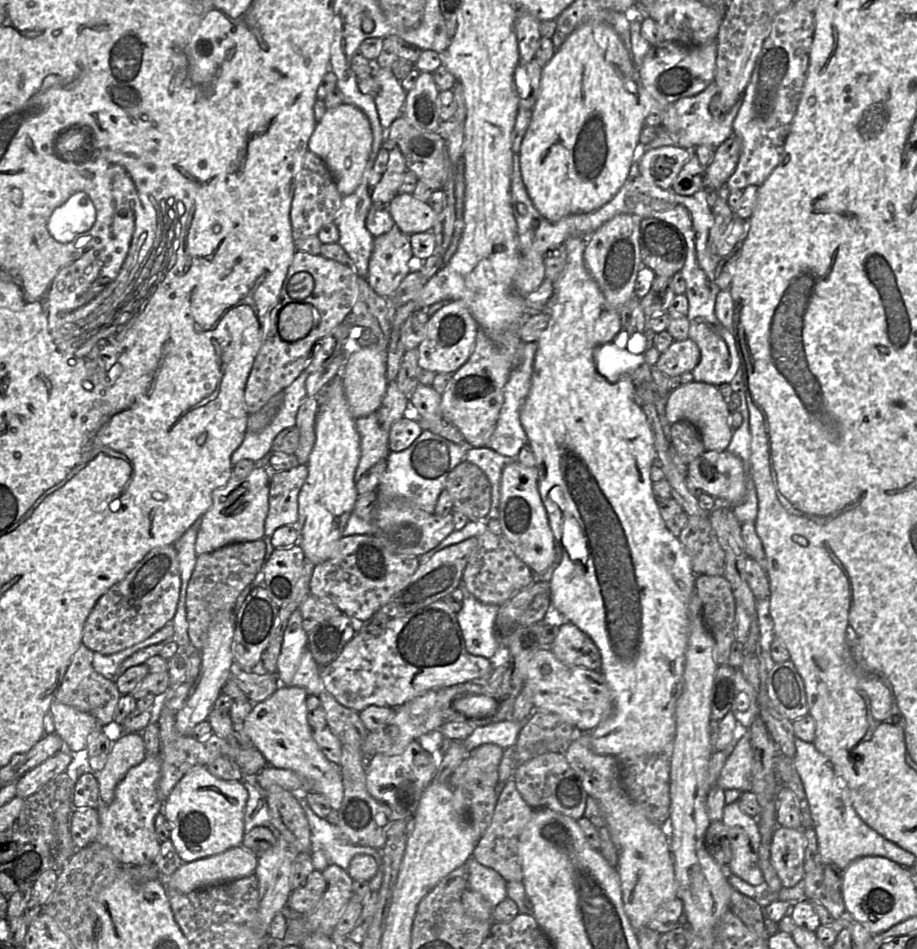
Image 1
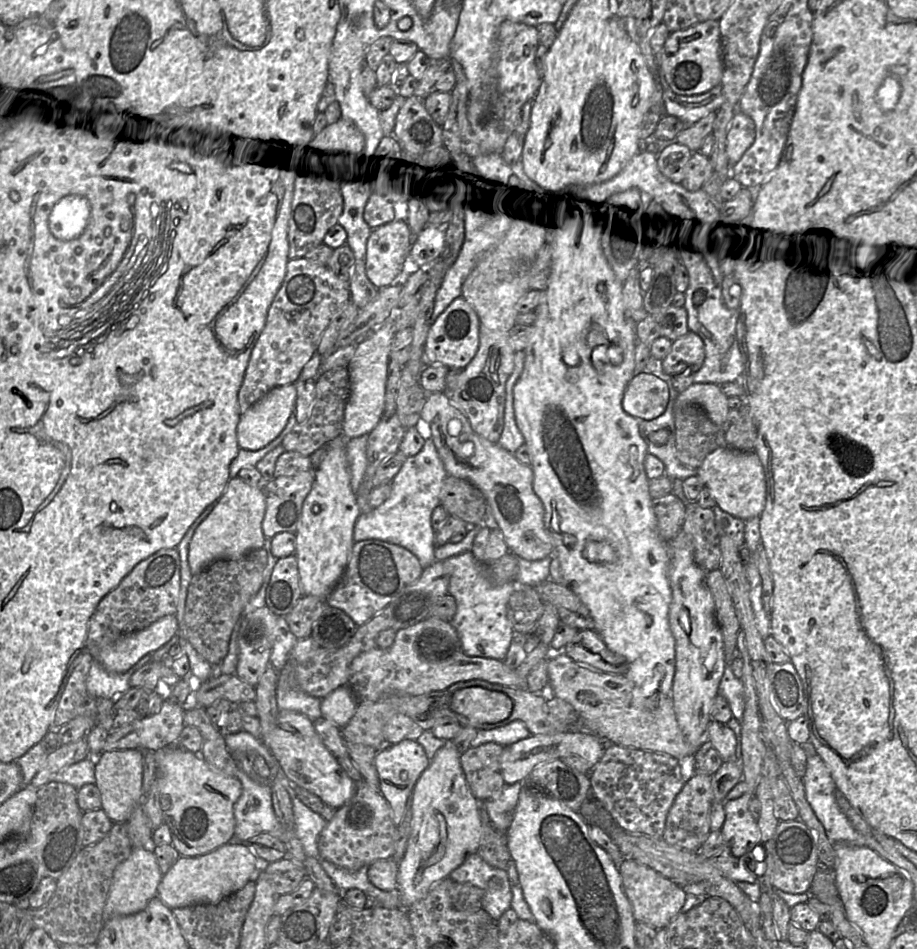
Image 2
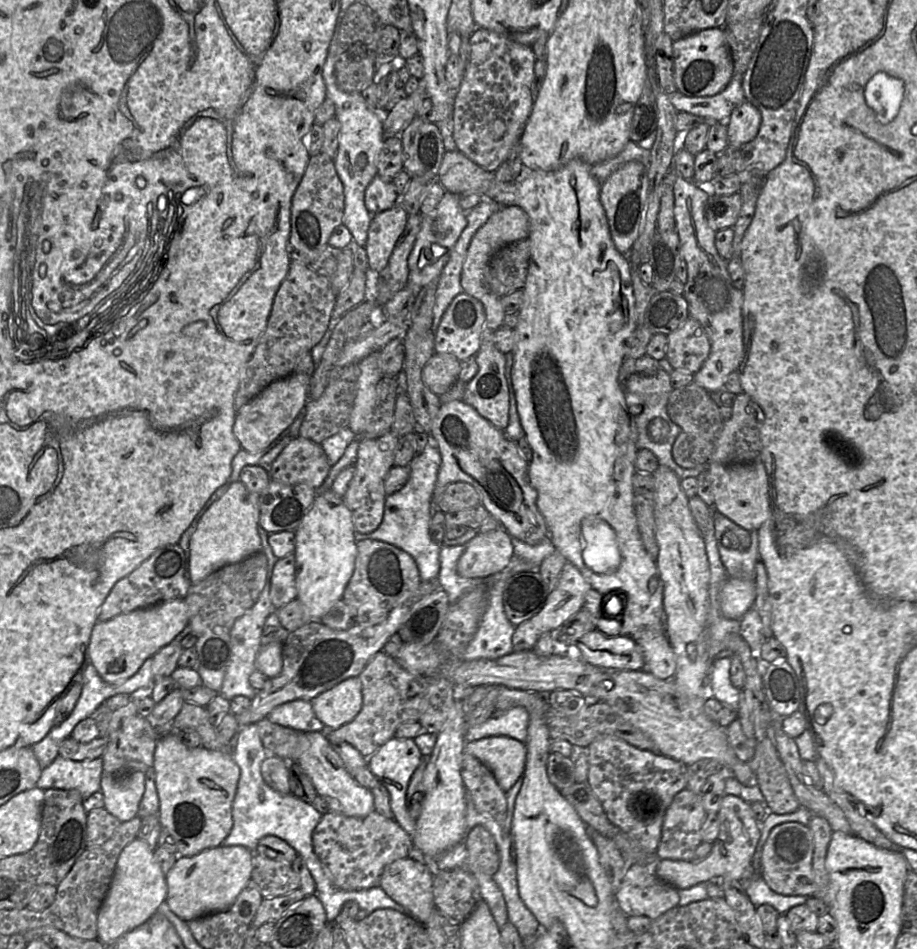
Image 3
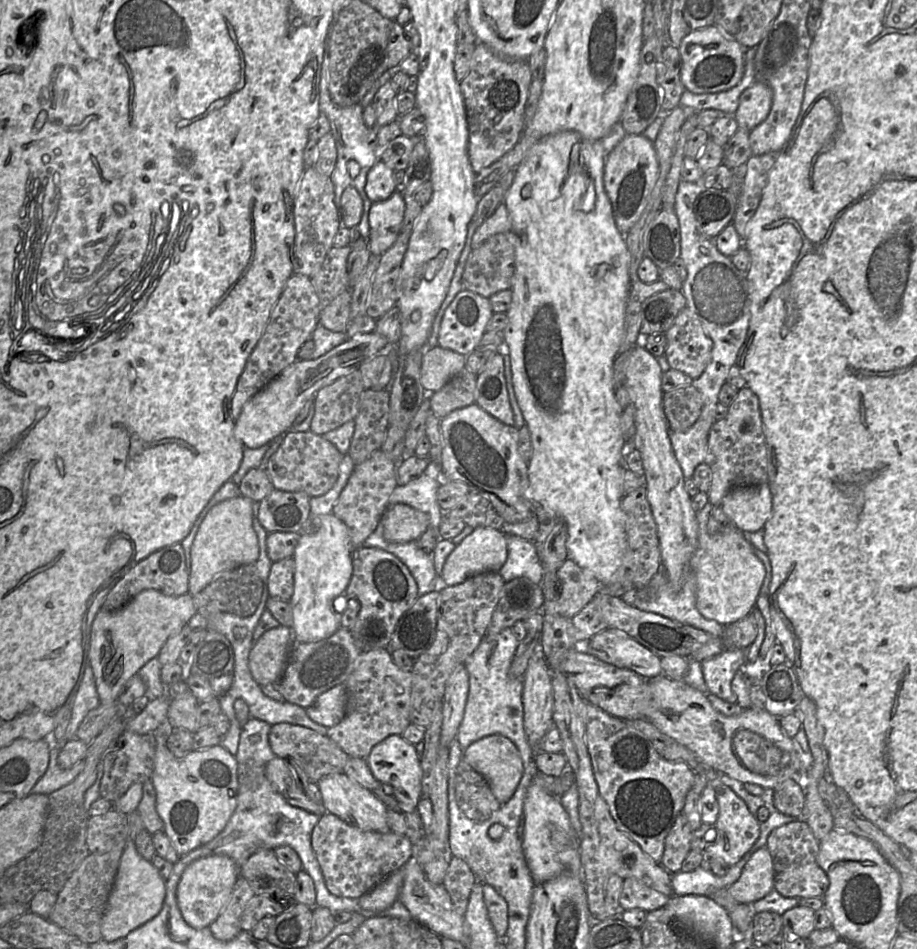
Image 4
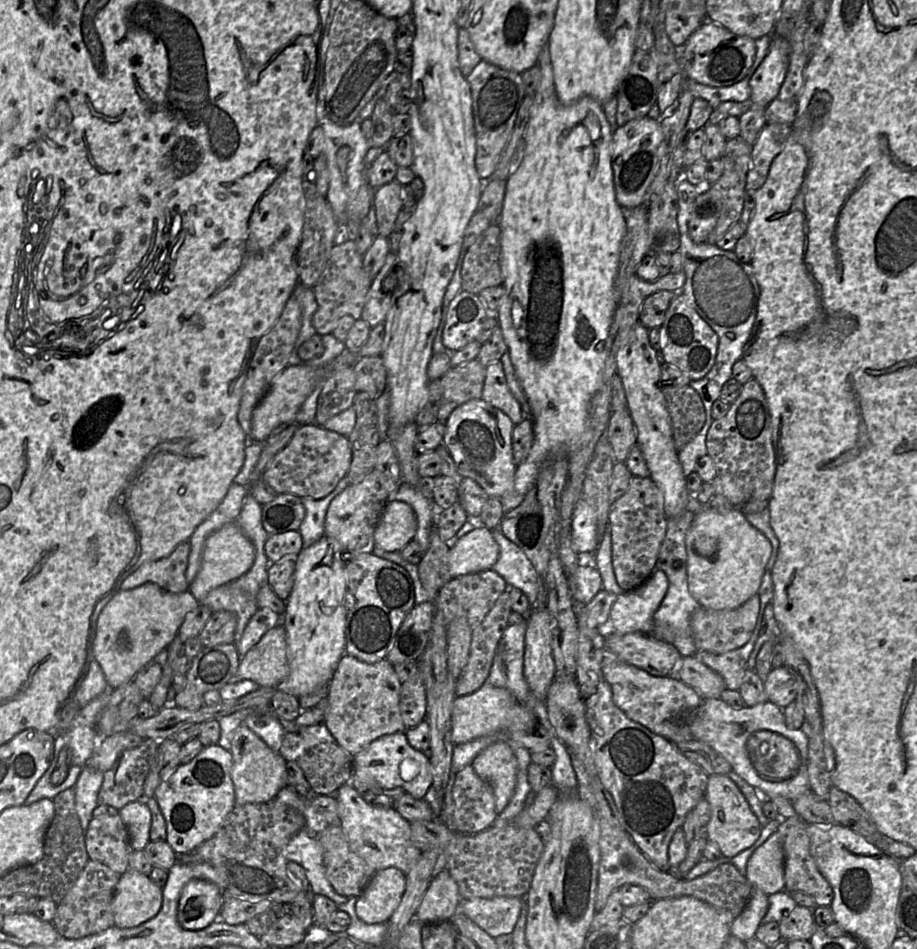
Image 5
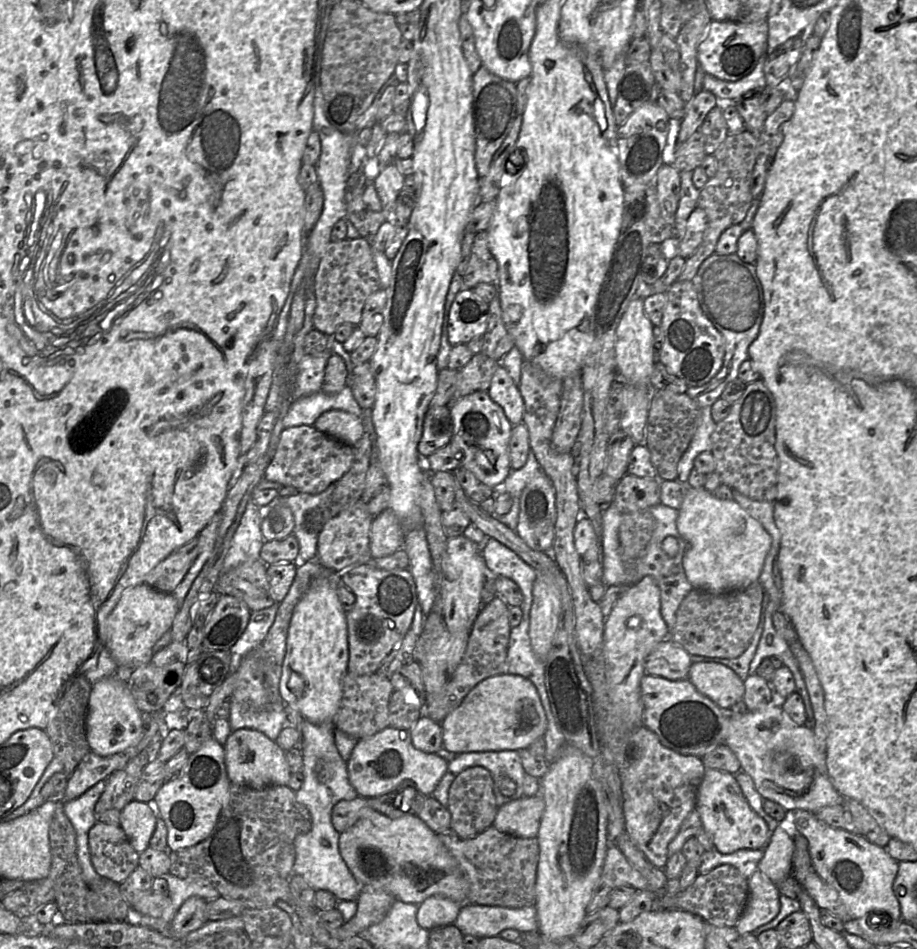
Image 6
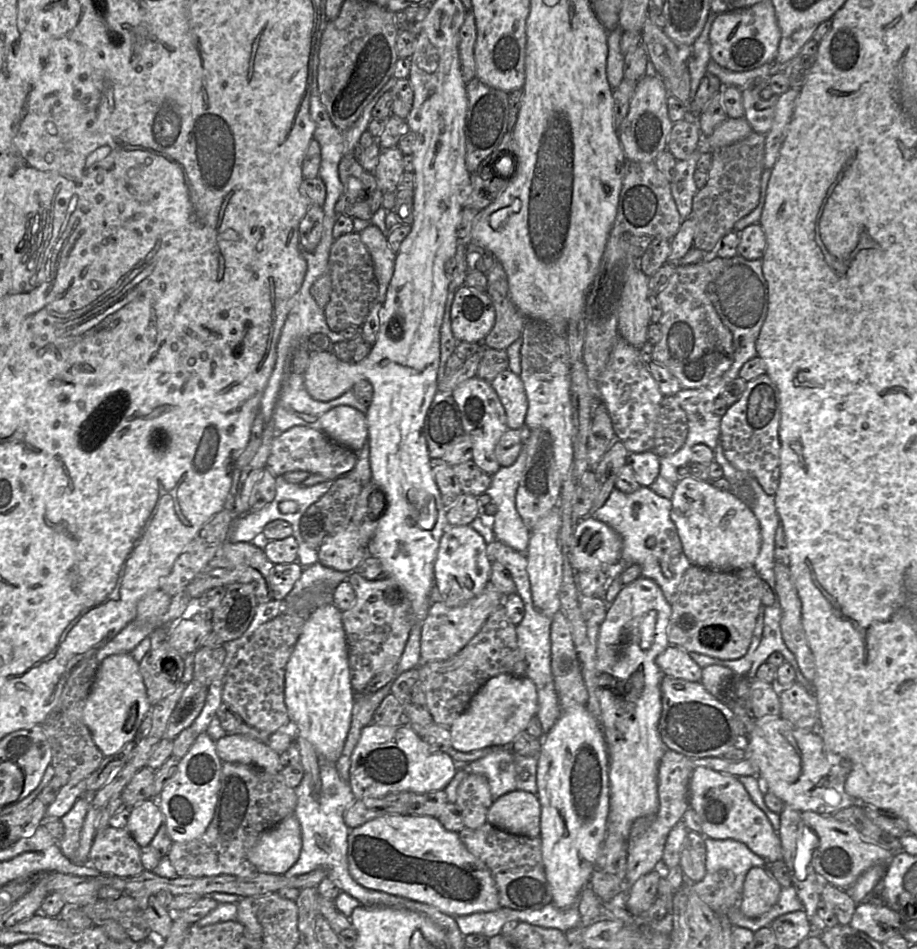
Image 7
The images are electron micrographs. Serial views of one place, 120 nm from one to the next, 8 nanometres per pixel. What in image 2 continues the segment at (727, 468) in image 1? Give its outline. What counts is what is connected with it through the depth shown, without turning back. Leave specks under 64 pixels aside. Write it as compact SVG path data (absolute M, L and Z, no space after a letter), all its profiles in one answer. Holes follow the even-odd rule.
M727 445L706 456L698 468L697 476L709 490L721 510L747 521L760 516L766 503L766 477L755 451L740 451Z

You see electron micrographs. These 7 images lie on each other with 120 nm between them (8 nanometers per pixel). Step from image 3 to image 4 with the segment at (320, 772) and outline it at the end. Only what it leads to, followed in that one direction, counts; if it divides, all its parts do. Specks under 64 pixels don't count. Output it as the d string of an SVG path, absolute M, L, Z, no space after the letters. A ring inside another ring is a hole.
M344 772L331 774L317 782L322 794L322 804L327 813L334 814L344 822L363 831L387 833L390 830L387 823L387 807L376 795L356 782Z

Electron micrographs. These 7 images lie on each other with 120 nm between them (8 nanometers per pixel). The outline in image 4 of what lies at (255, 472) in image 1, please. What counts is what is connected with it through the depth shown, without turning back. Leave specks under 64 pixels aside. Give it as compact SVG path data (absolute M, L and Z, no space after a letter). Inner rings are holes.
M238 496L216 504L201 523L191 547L191 570L188 594L202 591L219 573L255 563L259 543L253 528L256 503Z

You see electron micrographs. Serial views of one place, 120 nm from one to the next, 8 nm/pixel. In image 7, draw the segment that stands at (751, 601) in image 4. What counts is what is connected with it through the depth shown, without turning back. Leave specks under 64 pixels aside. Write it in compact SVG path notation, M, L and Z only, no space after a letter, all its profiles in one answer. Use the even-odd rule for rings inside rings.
M684 476L671 500L670 516L692 565L723 572L754 565L762 542L760 525L754 512L735 495L716 489L710 481Z

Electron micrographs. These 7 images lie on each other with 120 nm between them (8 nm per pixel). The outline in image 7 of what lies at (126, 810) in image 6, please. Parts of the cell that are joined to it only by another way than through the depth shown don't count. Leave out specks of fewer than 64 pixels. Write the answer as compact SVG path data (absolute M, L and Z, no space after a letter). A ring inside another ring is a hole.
M147 799L130 808L128 832L140 847L150 845L162 824L164 815L155 799Z

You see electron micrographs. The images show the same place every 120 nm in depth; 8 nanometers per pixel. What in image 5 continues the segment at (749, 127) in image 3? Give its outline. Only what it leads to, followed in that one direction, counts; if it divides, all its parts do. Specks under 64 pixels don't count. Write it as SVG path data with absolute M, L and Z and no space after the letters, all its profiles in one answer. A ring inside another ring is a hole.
M771 35L768 54L750 80L750 101L753 105L767 107L777 96L785 79L790 45L780 36Z

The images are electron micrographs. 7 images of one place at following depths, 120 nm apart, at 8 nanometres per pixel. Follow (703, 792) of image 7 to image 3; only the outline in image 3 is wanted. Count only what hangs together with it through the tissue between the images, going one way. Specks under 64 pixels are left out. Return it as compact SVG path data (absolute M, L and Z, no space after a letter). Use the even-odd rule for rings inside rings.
M725 794L717 812L719 819L718 837L713 843L710 854L700 862L662 859L656 860L653 870L663 881L677 889L687 889L702 882L731 878L747 881L756 876L752 857L761 837L760 824L753 818L751 806L742 798Z

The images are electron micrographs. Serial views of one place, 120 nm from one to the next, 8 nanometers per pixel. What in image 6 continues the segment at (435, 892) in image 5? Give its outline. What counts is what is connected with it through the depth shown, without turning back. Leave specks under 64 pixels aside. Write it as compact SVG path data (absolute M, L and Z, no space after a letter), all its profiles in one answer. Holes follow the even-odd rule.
M434 895L418 905L417 922L427 930L455 922L462 905L446 897Z

